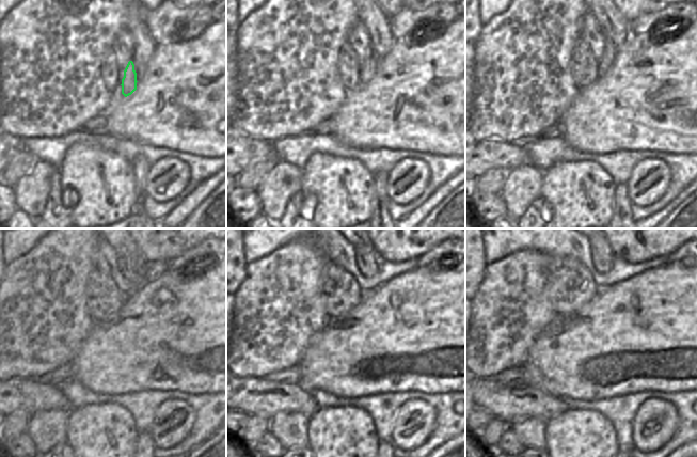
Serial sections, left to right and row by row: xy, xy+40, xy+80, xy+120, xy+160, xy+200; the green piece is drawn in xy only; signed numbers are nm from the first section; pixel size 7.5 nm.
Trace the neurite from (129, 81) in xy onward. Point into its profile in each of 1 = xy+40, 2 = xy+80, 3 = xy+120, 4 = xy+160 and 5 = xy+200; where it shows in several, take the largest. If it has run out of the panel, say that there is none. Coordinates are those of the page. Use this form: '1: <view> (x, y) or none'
1: xy+40 (366, 72)
2: xy+80 (607, 59)
3: xy+120 (135, 279)
4: xy+160 (367, 258)
5: xy+200 (602, 255)

